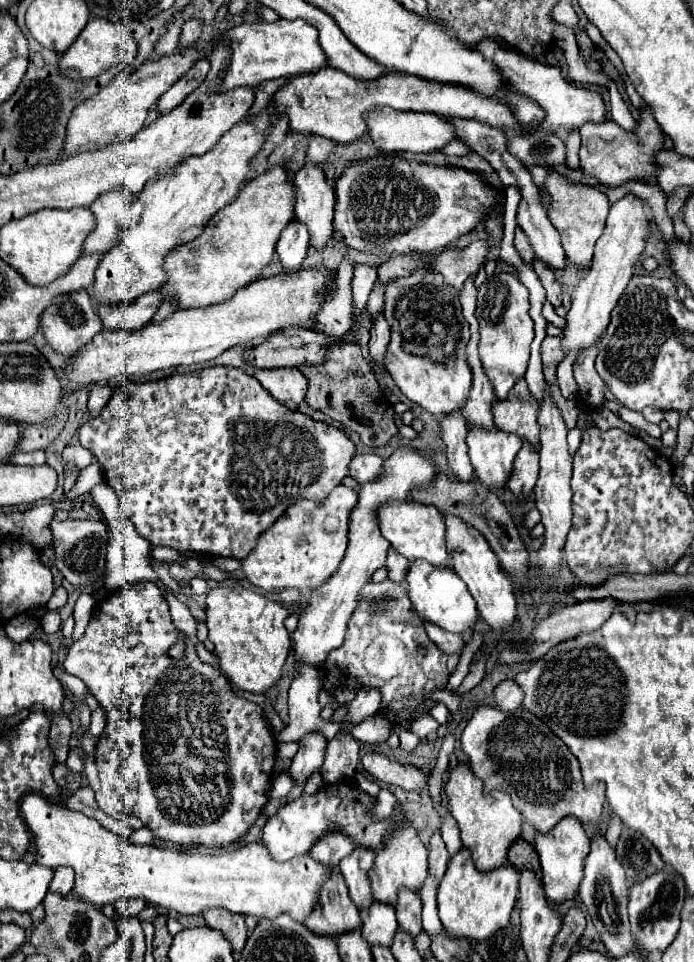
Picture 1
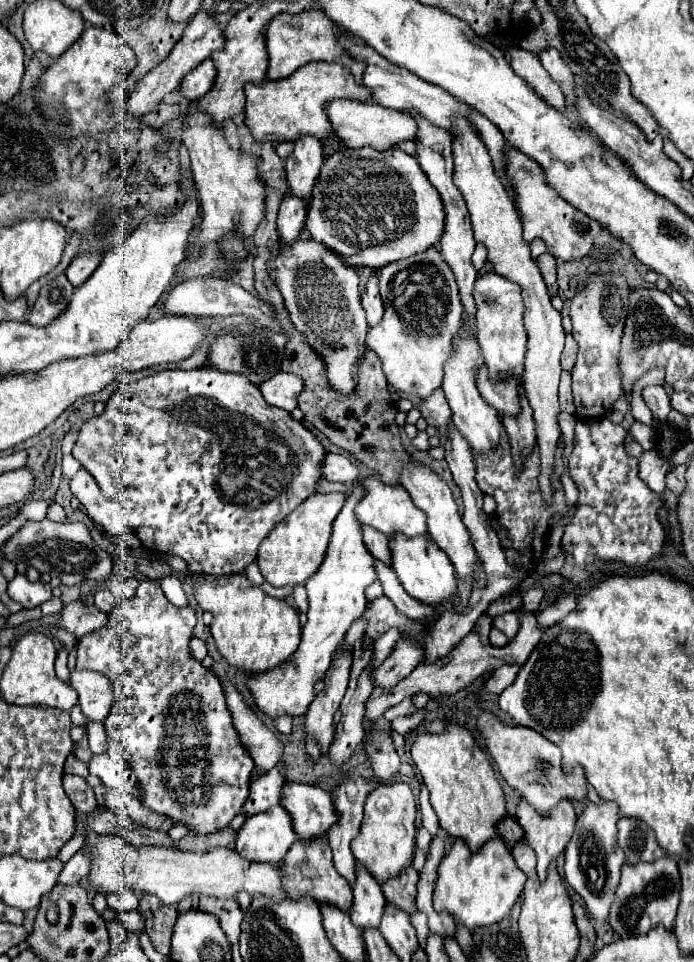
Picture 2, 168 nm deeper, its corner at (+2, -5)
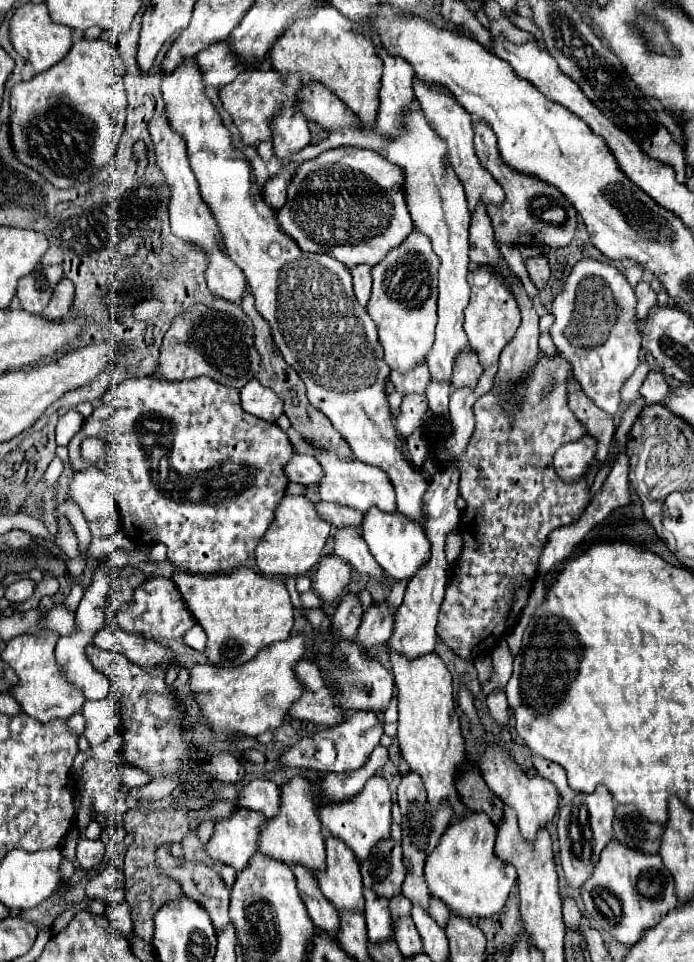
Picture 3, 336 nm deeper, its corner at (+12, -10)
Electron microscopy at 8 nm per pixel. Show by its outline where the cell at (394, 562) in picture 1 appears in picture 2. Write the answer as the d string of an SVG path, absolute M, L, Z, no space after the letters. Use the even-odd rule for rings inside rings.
M363 526L363 540L367 544L367 550L377 560L381 560L383 564L389 564L391 566L391 550L389 550L387 536L383 536L381 532L377 532L377 530L369 528L369 526Z

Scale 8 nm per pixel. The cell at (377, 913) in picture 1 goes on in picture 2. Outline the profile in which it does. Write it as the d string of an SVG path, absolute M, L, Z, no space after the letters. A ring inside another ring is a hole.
M357 868L357 882L353 886L353 910L349 914L355 928L361 932L367 928L379 928L385 906L387 900L379 882L375 882L375 878L365 868Z

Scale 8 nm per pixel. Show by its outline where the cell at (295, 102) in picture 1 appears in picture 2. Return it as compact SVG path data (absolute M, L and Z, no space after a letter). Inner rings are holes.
M311 62L301 66L289 78L269 80L261 86L247 84L245 88L247 104L245 104L245 122L251 128L251 134L259 142L285 142L295 140L299 136L311 134L319 140L325 140L333 134L333 124L325 112L327 104L333 100L357 100L371 102L373 92L365 86L359 86L349 70L341 68L341 64L329 62Z

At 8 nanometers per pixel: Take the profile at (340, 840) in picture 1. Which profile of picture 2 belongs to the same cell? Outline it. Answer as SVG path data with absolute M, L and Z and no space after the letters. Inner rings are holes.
M287 782L281 788L281 802L287 812L291 812L295 832L303 842L325 838L331 830L331 824L339 820L333 796L323 788L313 788L301 782Z

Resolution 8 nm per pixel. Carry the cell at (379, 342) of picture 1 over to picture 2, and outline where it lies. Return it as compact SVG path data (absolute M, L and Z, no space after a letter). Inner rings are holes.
M375 274L367 280L365 290L361 294L361 302L363 302L363 308L367 312L367 324L369 324L369 328L373 328L375 324L379 324L379 320L383 320L383 302L379 298L379 288L377 288L377 276Z

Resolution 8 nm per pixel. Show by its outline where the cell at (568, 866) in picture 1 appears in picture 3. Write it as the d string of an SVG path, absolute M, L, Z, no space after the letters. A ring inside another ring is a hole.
M493 745L483 751L483 755L479 757L479 769L481 769L481 775L485 779L485 783L489 785L489 789L501 797L503 803L511 805L517 813L517 819L519 819L519 829L523 833L523 837L527 841L533 841L535 835L537 835L537 829L539 825L545 825L553 819L557 807L559 807L559 793L555 789L555 785L549 781L549 779L543 779L541 775L533 775L529 777L521 767L519 763L513 761L513 757L503 751L501 747Z

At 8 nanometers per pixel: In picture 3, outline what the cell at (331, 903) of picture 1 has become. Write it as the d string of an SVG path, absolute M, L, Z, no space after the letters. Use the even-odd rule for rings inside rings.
M295 775L285 785L281 785L281 813L261 827L259 851L273 859L285 861L287 865L299 863L315 871L325 867L325 839L319 817L315 815L313 795L309 793L309 785L301 775Z

